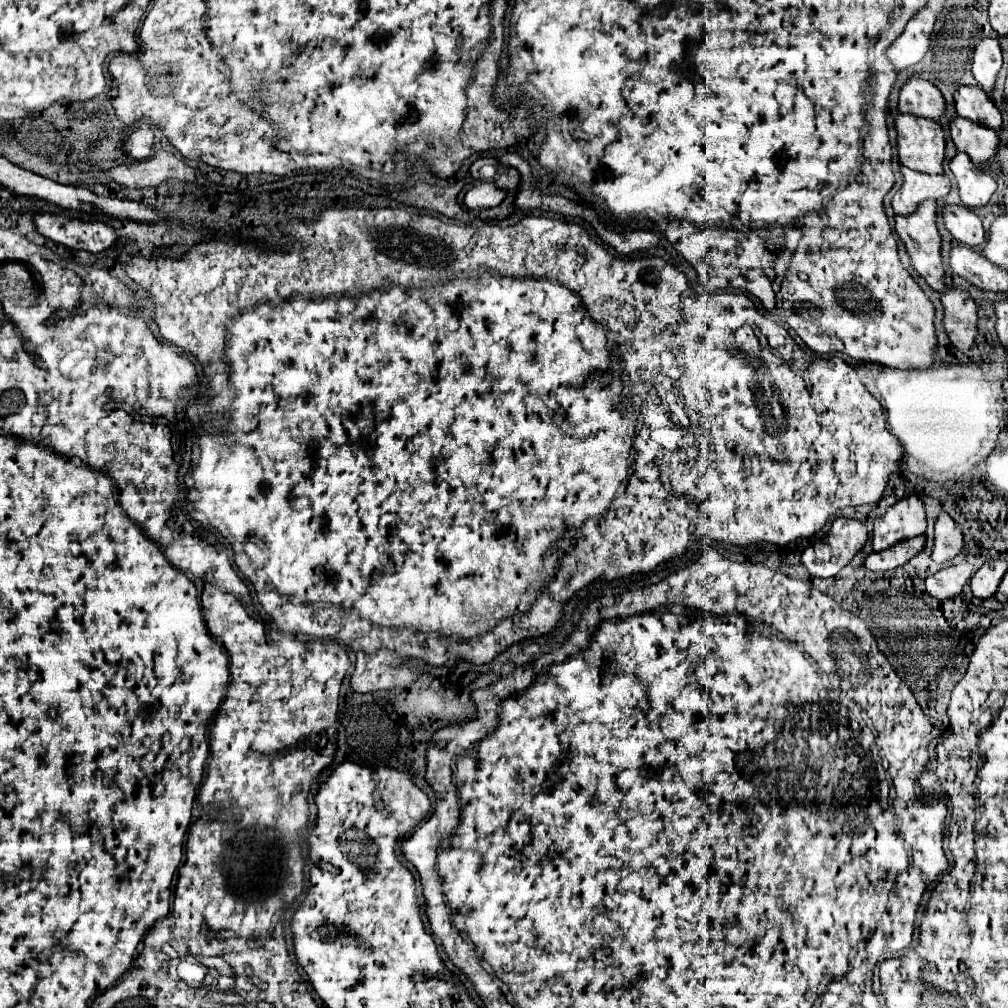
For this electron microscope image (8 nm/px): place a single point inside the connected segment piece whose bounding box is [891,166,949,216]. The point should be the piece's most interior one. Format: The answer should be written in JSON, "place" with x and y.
{"place":[917,186]}

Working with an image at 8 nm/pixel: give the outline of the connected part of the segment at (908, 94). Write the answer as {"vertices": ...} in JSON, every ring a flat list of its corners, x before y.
{"vertices":[[913,74,901,88,899,112,937,120,945,112,945,100,935,84,919,74]]}

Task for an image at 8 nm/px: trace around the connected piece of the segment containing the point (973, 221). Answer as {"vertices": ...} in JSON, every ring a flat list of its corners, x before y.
{"vertices":[[945,206,943,224,953,234,953,238,961,244,981,246,985,242,985,230,981,226,981,218,971,208]]}

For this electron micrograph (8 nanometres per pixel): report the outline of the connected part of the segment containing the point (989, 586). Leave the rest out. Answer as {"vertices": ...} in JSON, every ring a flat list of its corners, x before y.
{"vertices":[[987,560,971,578,971,590,977,598,991,598,999,580,1007,572,1007,560]]}

